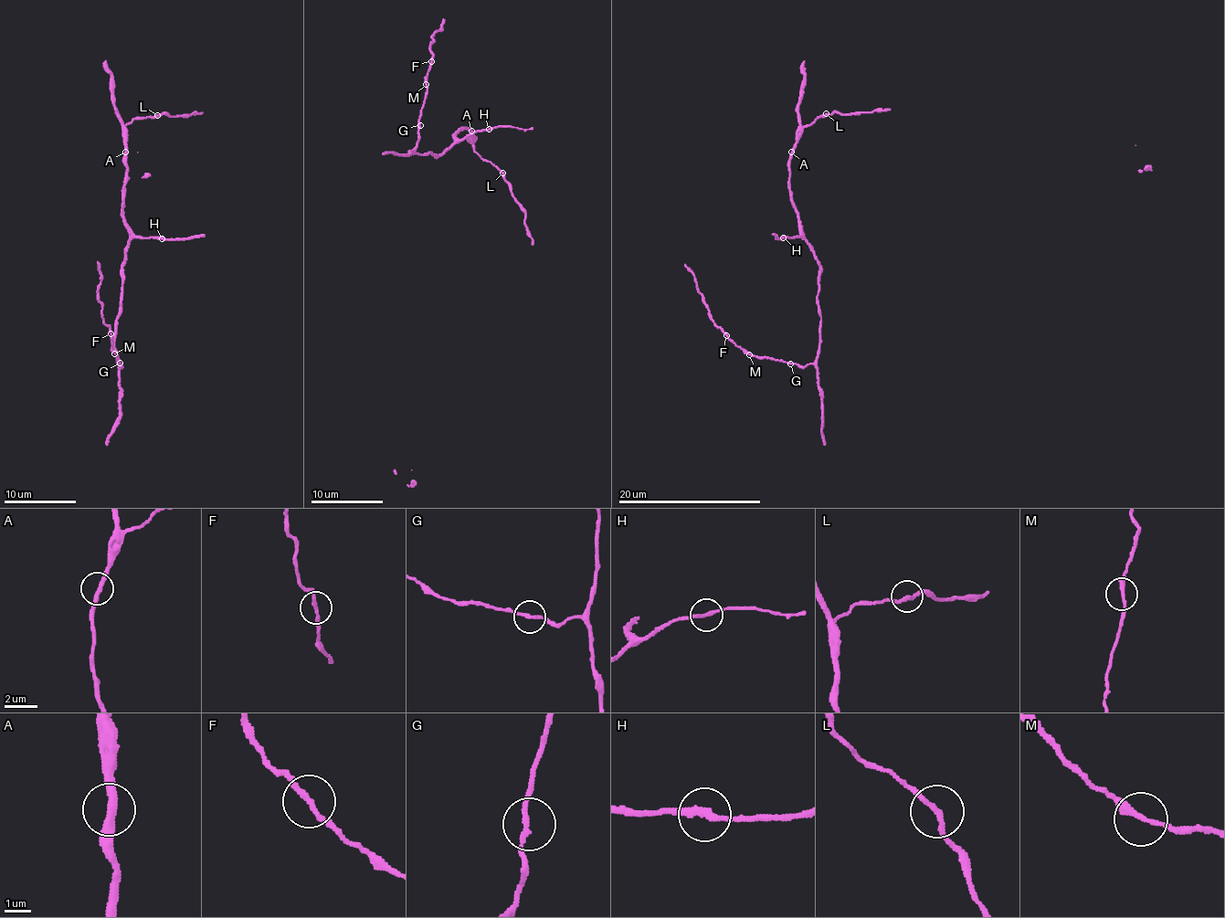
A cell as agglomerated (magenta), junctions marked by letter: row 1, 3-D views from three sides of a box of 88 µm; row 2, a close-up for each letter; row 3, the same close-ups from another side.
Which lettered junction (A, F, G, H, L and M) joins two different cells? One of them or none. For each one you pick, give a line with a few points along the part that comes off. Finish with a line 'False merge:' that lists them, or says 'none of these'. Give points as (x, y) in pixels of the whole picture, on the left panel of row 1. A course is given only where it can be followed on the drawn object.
False merge: none of these

